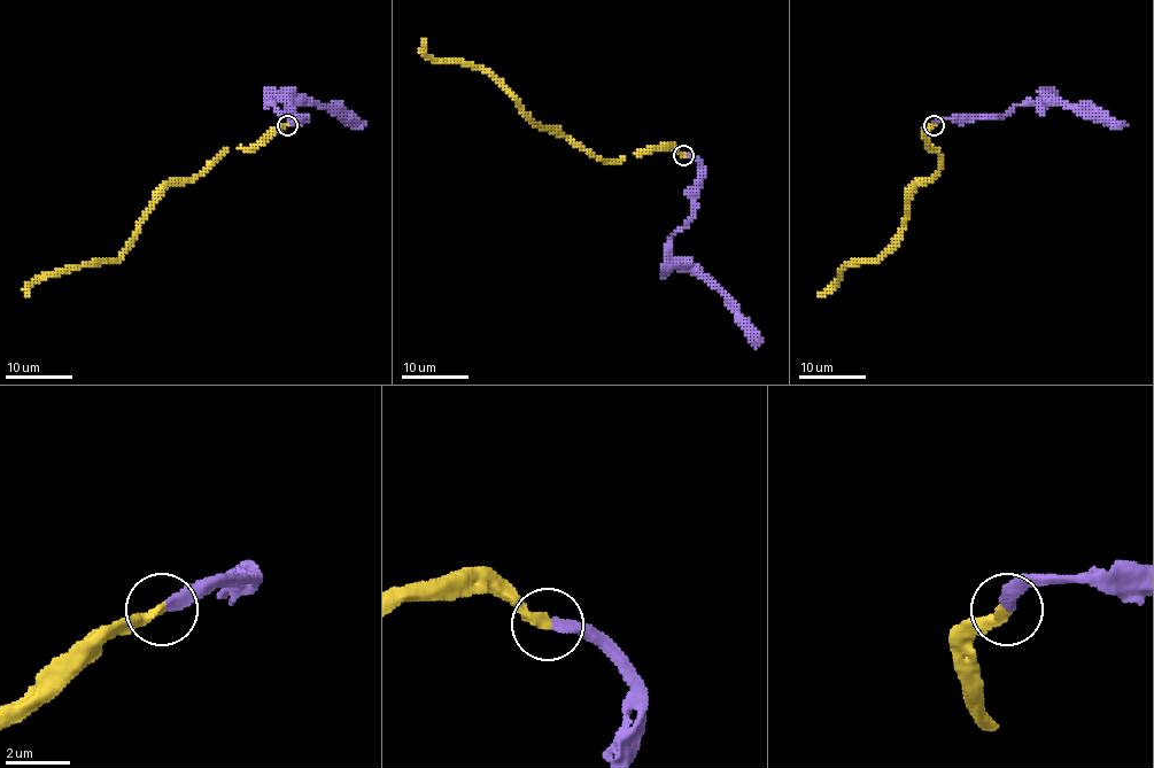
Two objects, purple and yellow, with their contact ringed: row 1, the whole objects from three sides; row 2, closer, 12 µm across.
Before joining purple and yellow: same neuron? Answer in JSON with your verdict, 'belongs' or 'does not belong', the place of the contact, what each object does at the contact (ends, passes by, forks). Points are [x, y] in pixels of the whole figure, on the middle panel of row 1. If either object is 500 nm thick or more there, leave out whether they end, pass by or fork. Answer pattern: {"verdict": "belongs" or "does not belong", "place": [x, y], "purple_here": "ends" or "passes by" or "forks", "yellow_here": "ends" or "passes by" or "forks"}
{"verdict": "belongs", "place": [683, 155], "purple_here": "ends", "yellow_here": "ends"}

